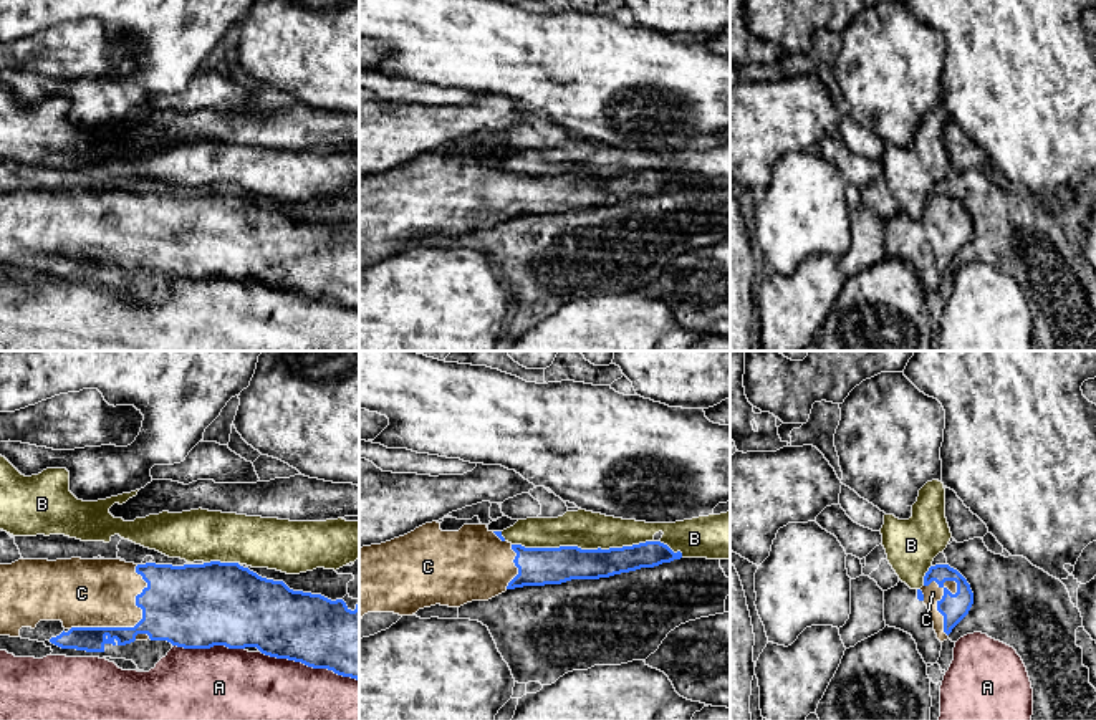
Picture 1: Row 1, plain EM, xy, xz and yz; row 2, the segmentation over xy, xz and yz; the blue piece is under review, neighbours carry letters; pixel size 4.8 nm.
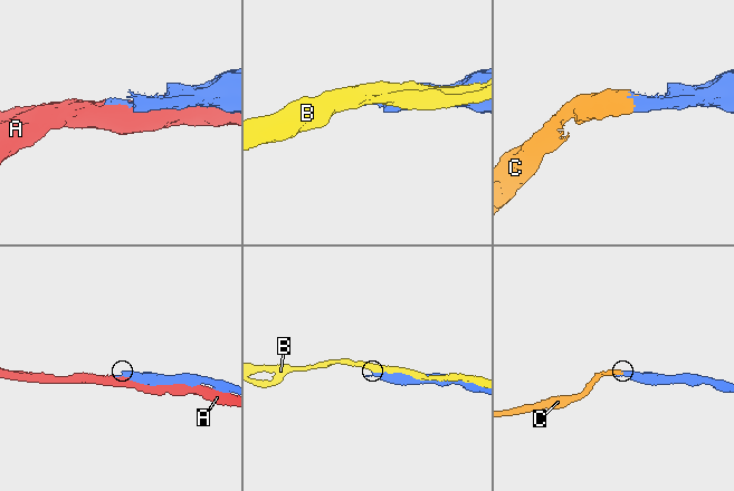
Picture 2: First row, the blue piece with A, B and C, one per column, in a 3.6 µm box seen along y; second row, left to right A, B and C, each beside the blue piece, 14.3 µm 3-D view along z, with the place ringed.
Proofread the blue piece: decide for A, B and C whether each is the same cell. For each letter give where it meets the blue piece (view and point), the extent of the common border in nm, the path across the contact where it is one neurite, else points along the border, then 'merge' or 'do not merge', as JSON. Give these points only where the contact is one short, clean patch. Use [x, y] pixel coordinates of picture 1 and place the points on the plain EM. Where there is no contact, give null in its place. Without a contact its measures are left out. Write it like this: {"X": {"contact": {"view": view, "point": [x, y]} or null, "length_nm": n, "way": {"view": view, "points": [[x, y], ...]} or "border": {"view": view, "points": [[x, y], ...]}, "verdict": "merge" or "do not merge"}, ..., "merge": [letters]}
{"A": {"contact": {"view": "xy", "point": [310, 295]}, "length_nm": 500, "verdict": "do not merge"}, "B": {"contact": {"view": "xz", "point": [580, 177]}, "length_nm": 700, "verdict": "do not merge"}, "C": {"contact": {"view": "xy", "point": [131, 257]}, "length_nm": 460, "verdict": "merge"}, "merge": ["C"]}

